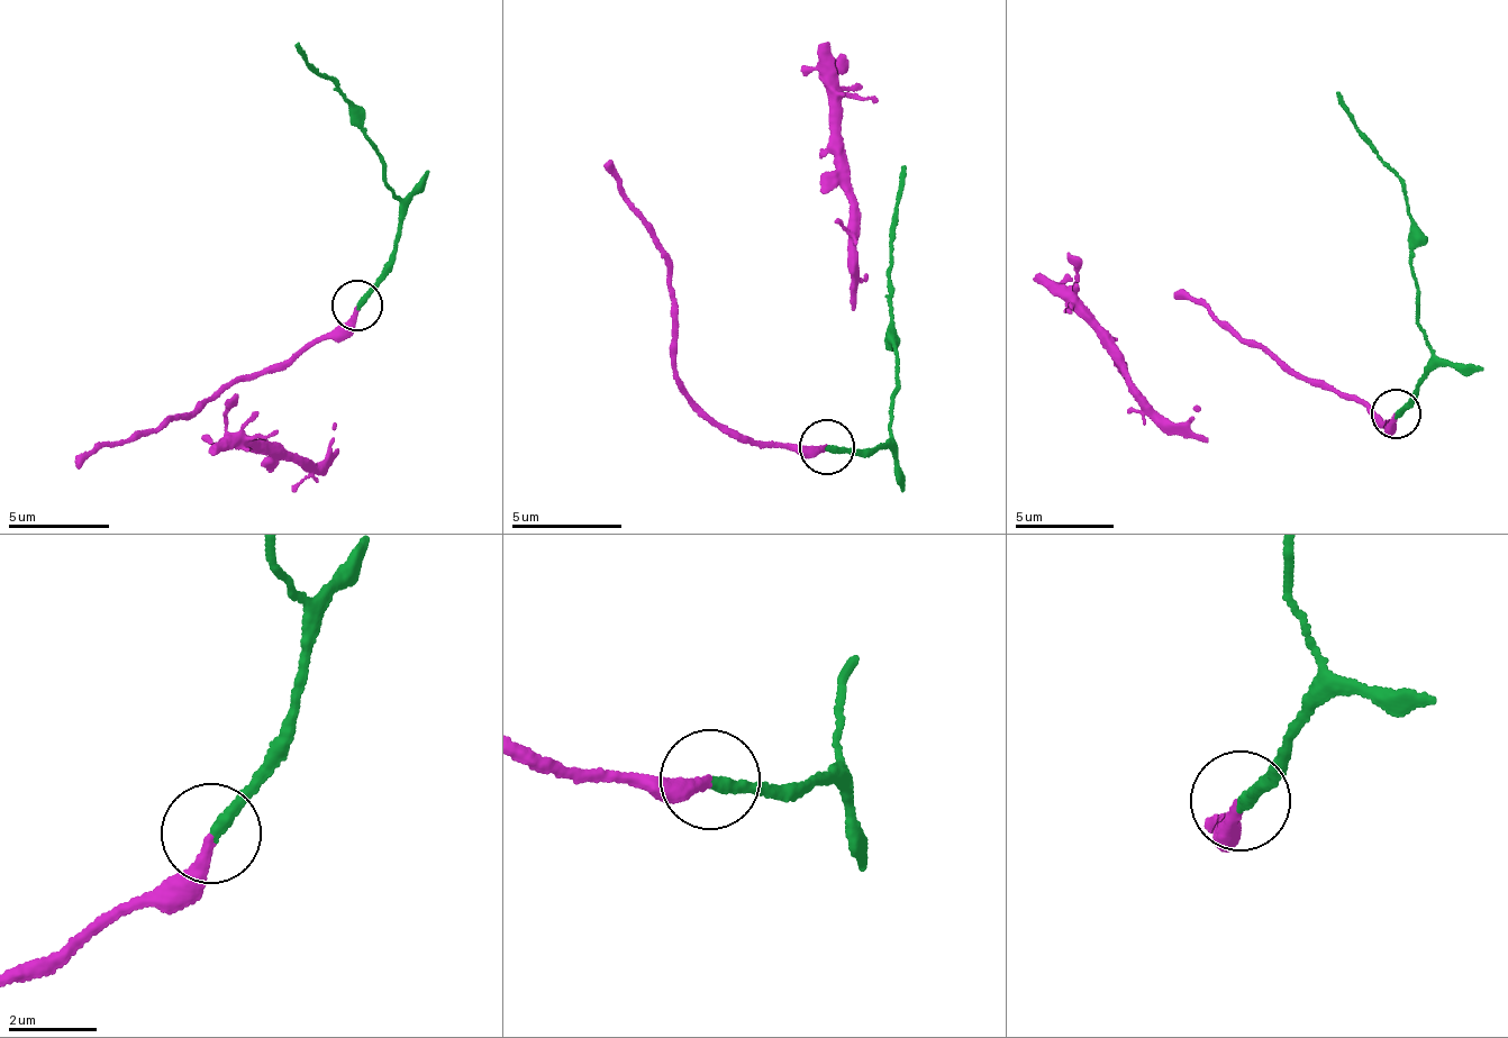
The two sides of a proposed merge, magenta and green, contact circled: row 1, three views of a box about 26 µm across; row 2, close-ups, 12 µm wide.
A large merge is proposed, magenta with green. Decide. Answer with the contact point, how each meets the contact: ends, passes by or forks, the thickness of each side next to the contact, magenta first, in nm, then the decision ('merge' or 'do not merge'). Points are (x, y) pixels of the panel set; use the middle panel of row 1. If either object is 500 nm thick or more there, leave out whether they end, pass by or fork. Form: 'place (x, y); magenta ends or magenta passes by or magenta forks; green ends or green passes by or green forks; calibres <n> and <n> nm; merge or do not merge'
place (826, 446); magenta ends; green ends; calibres 240 and 280 nm; merge

